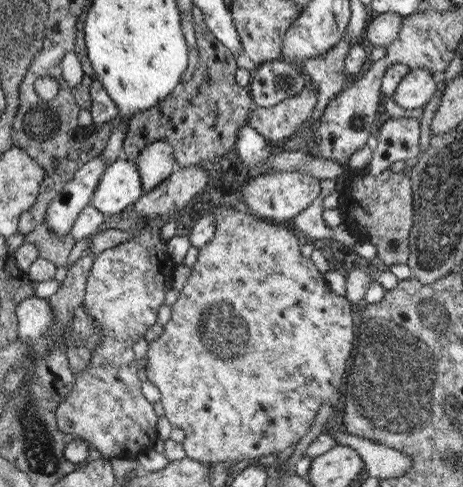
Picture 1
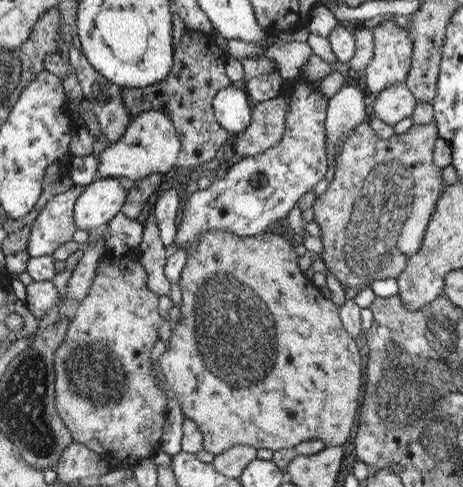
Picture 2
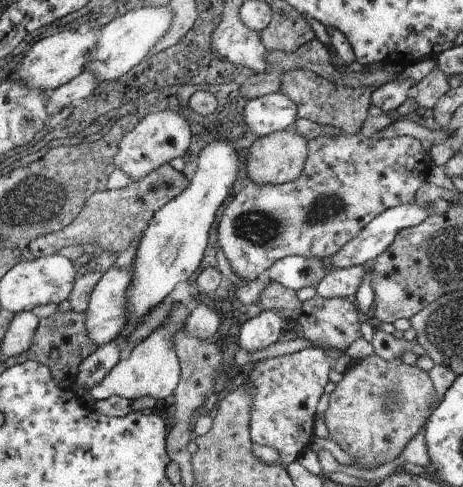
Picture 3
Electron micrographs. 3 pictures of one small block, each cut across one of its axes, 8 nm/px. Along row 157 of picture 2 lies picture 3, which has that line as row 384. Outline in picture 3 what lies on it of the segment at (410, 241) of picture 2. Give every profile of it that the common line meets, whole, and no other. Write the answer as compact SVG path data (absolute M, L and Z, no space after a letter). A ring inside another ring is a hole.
M375 354L361 362L345 360L343 378L329 394L325 426L329 438L343 452L355 456L355 466L369 470L395 460L405 450L407 442L423 430L435 396L429 372L417 366L405 366L401 360L389 364Z

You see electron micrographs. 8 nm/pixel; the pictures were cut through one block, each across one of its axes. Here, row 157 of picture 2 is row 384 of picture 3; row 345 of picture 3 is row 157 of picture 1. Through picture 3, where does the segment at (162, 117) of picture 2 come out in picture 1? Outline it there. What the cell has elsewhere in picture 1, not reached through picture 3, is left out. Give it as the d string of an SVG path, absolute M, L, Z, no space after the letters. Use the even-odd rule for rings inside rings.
M155 142L149 148L141 150L135 166L139 168L145 192L155 190L165 178L169 178L179 168L173 148L167 142Z

